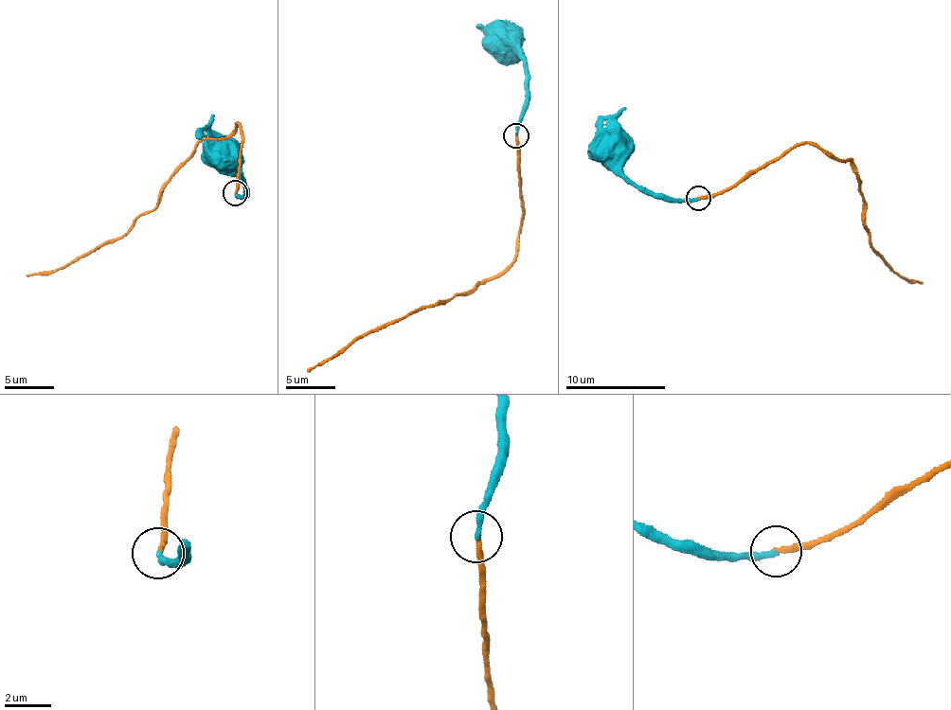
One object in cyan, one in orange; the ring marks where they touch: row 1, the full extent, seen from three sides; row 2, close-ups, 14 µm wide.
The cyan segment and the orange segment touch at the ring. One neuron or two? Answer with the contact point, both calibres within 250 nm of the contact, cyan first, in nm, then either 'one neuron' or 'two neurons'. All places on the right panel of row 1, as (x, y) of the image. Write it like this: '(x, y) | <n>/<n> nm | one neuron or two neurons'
(698, 198) | 240/200 nm | one neuron

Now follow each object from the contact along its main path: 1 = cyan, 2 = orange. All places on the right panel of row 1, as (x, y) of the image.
1: (699, 199), (674, 199), (639, 190), (622, 172), (622, 162), (612, 148)
2: (699, 199), (736, 186), (798, 145), (816, 142), (835, 158), (853, 164), (870, 246), (907, 281), (923, 282)

